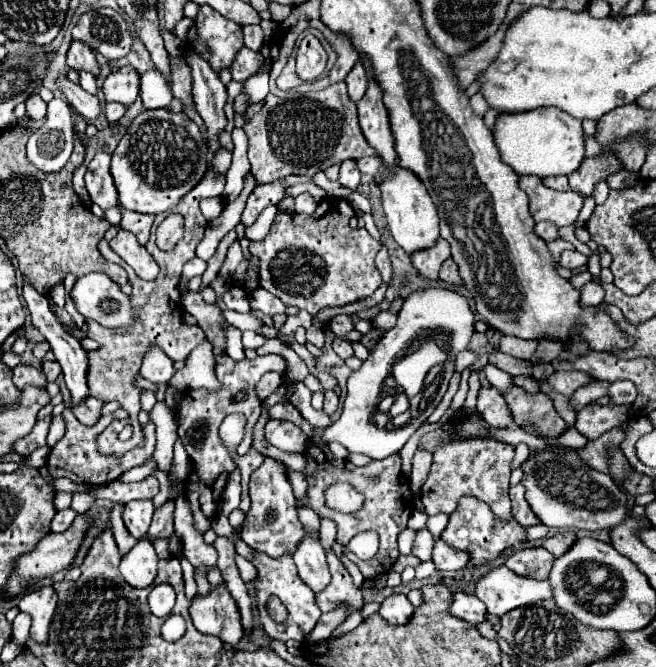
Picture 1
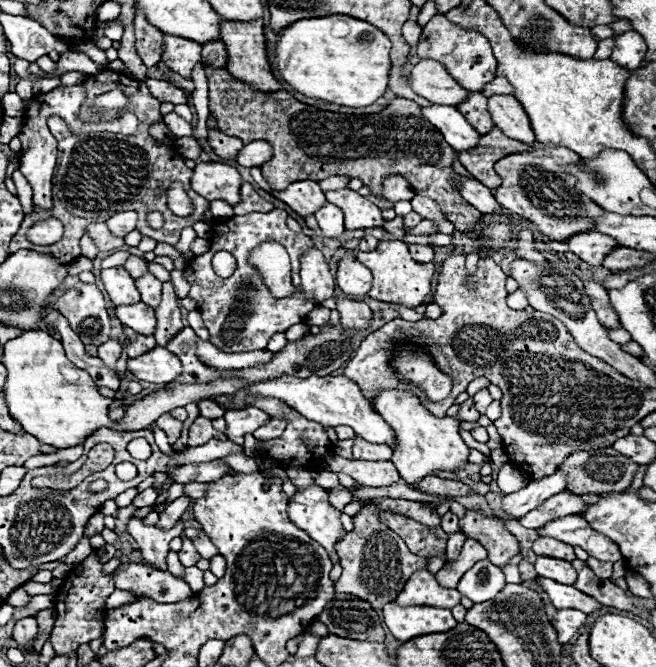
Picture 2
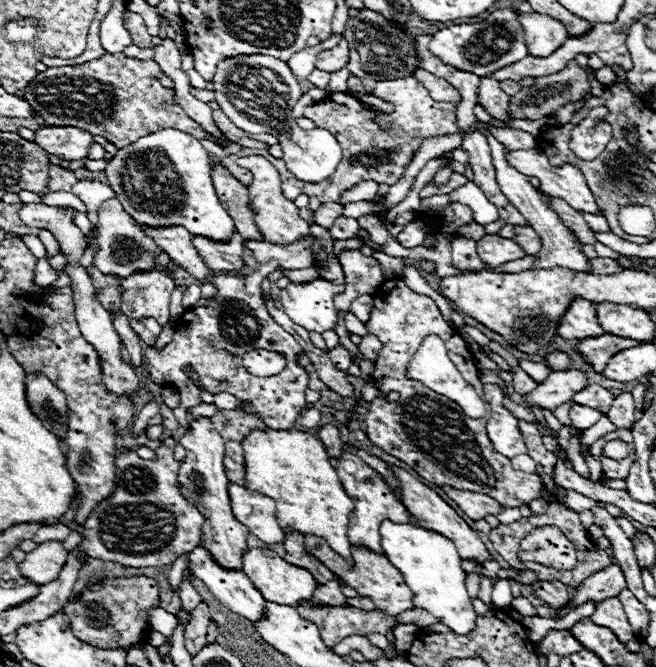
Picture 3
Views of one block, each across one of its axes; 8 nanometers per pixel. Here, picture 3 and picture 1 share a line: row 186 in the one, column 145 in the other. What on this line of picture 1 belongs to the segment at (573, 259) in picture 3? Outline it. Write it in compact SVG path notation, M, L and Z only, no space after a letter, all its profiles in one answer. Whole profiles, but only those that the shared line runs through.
M134 500L130 504L124 506L122 512L122 520L126 530L136 538L142 540L150 528L152 522L152 514L154 514L154 506L152 500Z

